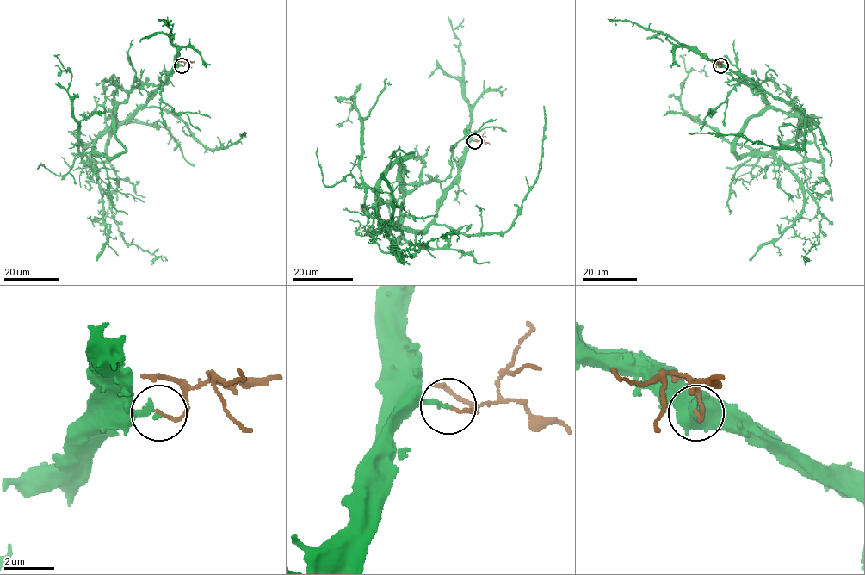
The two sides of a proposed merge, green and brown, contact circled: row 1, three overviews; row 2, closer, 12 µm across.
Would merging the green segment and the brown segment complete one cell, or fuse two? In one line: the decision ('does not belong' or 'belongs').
does not belong

